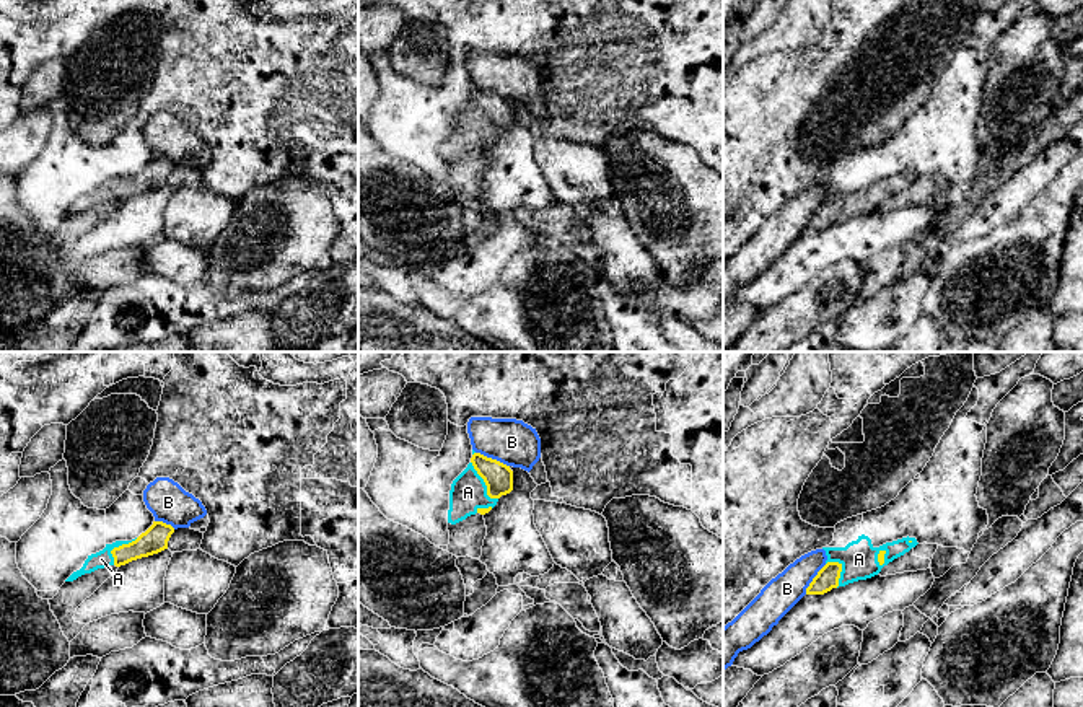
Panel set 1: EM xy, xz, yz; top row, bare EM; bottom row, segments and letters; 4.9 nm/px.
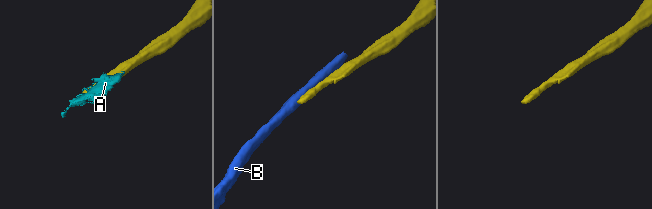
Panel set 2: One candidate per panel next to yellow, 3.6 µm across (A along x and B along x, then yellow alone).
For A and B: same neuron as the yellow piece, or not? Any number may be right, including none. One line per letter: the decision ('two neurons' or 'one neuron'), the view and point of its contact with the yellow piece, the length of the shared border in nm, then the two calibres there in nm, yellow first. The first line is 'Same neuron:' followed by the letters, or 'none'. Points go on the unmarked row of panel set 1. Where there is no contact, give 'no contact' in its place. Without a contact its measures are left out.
Same neuron: A
A: one neuron; contact xz (484, 116); length 240 nm; calibres 140 and 180 nm
B: two neurons; contact xz (491, 93); length 180 nm; calibres 140 and 220 nm

